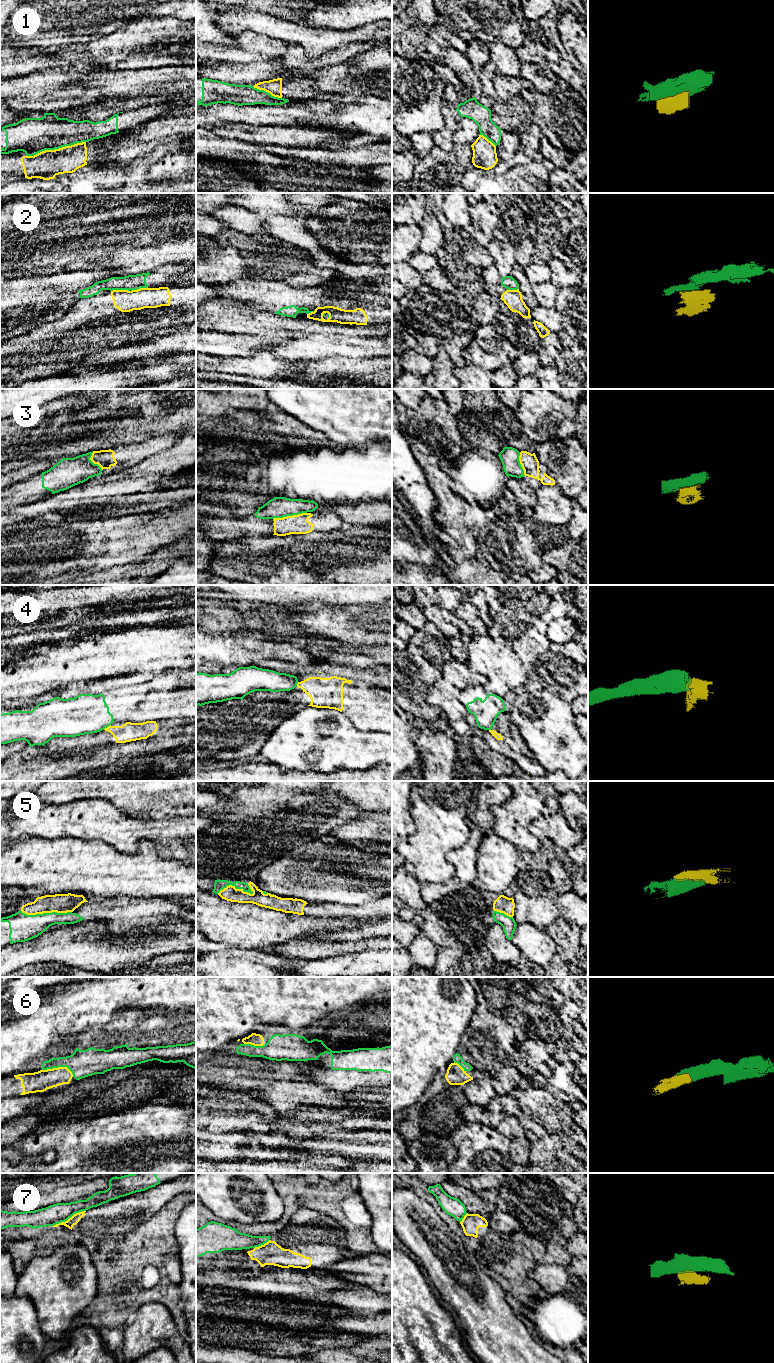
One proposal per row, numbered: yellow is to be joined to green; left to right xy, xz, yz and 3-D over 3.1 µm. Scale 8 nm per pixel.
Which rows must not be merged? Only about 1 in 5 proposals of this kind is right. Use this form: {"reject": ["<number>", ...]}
{"reject": ["1", "2", "3", "4", "7"]}

